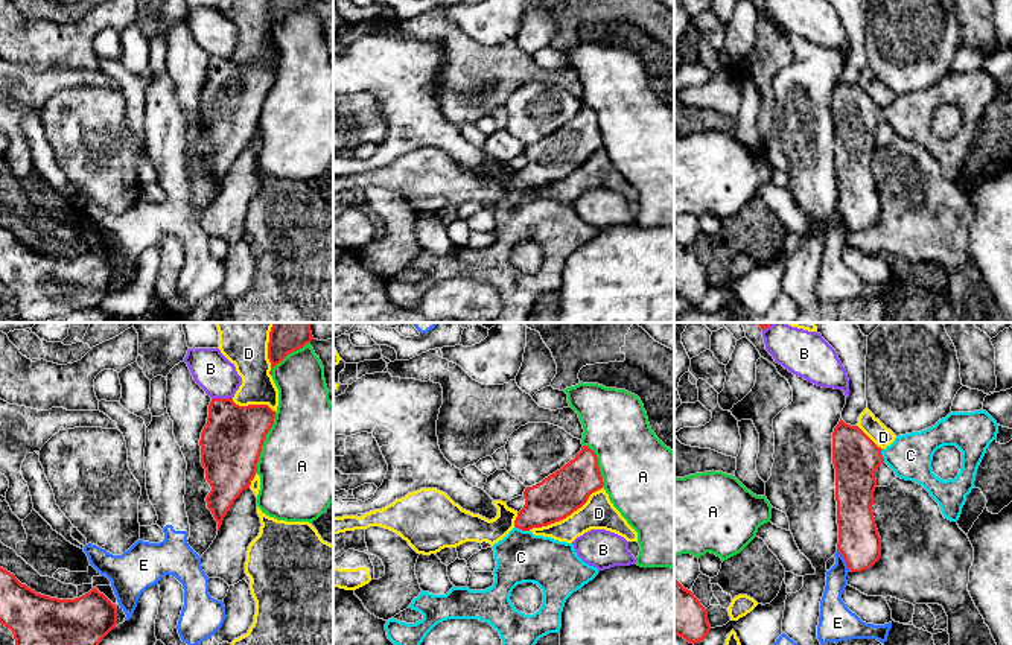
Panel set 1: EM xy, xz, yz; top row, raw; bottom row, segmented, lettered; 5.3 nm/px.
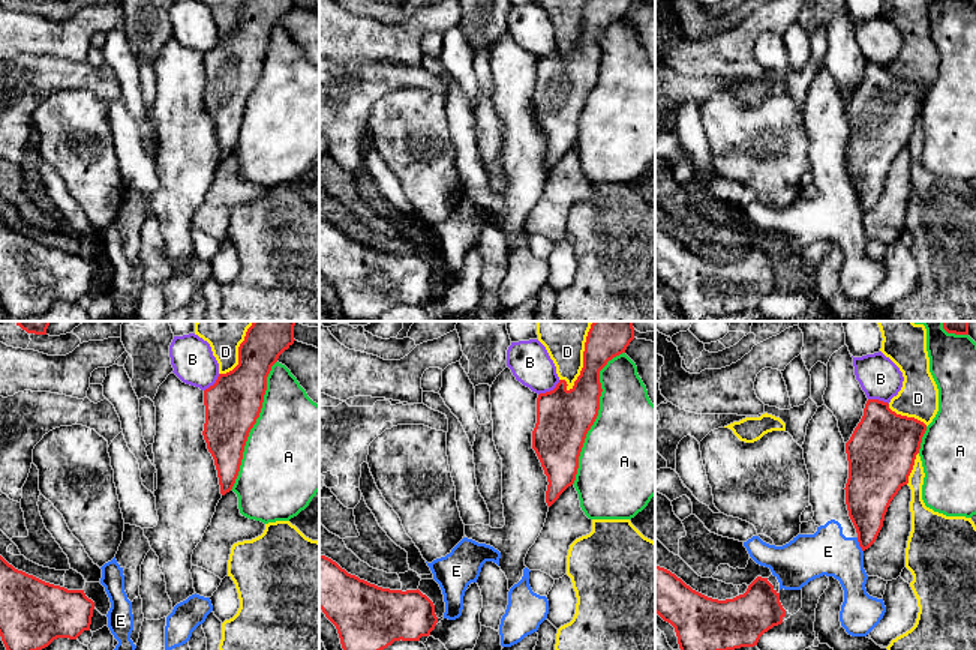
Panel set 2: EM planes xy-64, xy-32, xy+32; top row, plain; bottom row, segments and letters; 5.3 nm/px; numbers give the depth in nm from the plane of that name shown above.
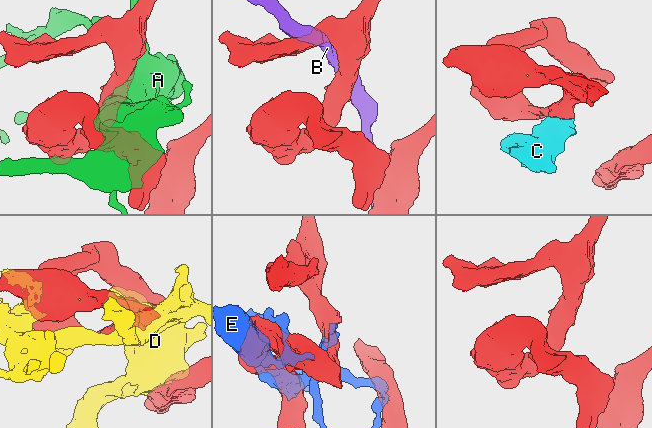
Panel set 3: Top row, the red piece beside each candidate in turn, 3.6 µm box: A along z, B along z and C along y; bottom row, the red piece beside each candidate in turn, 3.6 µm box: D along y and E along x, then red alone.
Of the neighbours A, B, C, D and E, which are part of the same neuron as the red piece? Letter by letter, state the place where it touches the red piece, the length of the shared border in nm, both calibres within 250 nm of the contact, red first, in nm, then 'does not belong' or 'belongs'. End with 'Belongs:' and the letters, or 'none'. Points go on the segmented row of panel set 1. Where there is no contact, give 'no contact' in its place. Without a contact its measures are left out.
A: xy (262, 443) | 340 nm | 320/480 nm | does not belong
B: xy (222, 399) | 110 nm | 320/200 nm | does not belong
C: xz (522, 530) | 90 nm | 240/280 nm | belongs
D: xz (565, 517) | 460 nm | 240/180 nm | does not belong
E: yz (845, 560) | 120 nm | 220/120 nm | does not belong
Belongs: C

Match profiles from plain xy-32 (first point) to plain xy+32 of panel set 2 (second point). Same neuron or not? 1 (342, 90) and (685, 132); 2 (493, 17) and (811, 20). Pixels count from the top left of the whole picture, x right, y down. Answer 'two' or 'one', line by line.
1: two
2: one

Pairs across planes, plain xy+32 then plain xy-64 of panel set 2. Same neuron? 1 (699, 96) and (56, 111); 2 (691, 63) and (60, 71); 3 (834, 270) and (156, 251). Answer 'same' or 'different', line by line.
1: different
2: different
3: same

